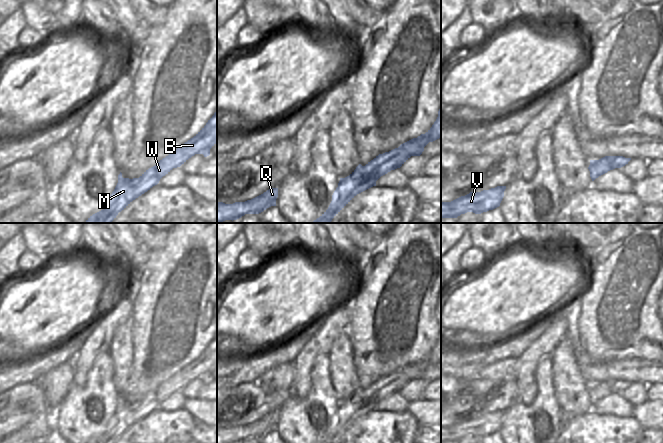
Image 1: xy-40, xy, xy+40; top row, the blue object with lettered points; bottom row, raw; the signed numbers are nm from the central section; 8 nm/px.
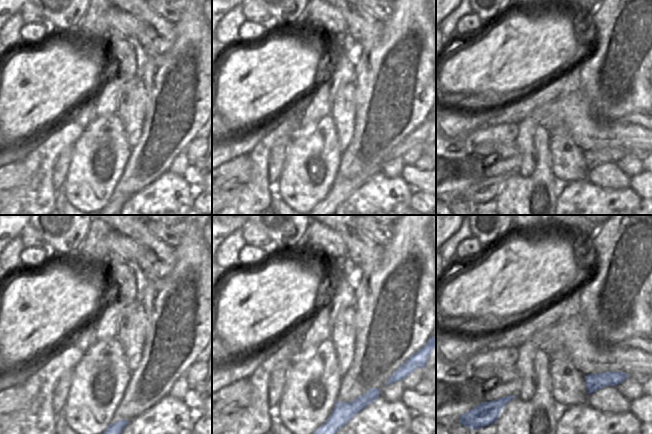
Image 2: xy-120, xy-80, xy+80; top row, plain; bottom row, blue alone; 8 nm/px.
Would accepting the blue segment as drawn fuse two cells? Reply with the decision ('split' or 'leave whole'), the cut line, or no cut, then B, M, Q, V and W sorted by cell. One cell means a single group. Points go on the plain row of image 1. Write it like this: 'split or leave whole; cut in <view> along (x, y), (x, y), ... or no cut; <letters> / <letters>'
split; cut in xy along (402, 373), (366, 401), (361, 400); B M W / Q V

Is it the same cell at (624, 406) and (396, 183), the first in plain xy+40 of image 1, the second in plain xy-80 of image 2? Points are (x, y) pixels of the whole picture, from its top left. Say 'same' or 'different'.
different

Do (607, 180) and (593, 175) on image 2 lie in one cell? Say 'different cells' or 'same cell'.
same cell

